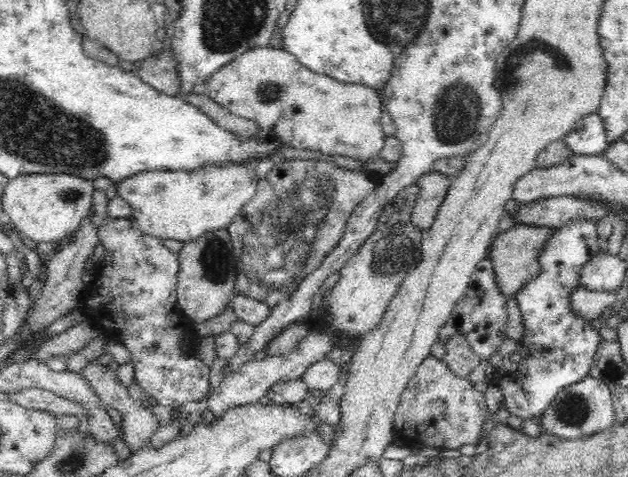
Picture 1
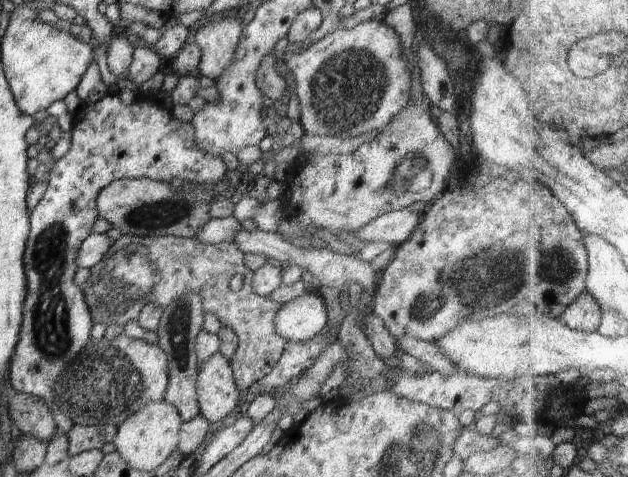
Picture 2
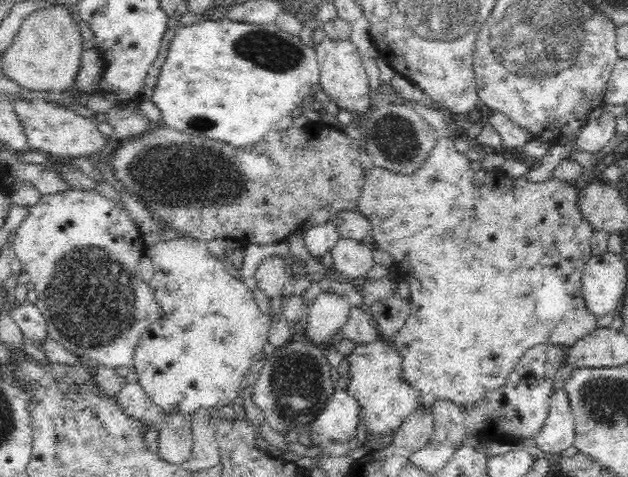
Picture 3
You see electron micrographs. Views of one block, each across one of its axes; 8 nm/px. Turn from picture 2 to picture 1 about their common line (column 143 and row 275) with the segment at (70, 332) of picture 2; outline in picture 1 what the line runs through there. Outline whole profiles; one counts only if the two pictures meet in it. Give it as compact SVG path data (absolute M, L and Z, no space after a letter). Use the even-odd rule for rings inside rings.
M106 218L98 228L100 244L105 248L105 258L96 272L96 278L87 286L82 312L87 320L103 328L106 337L122 343L132 356L135 383L153 396L153 402L178 410L184 402L198 402L209 398L210 368L197 356L199 337L195 322L184 316L177 306L177 280L180 261L176 251L164 245L163 239L142 233L133 218Z

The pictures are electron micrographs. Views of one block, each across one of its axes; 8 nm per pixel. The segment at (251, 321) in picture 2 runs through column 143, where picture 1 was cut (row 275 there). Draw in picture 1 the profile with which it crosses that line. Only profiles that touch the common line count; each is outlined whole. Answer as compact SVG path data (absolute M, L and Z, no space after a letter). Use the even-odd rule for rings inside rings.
M276 160L272 169L263 178L258 178L254 198L246 203L228 229L234 245L232 253L236 257L235 290L265 302L272 310L280 300L288 298L310 272L318 269L330 250L338 246L354 210L376 185L377 179L372 179L368 173L332 162Z

